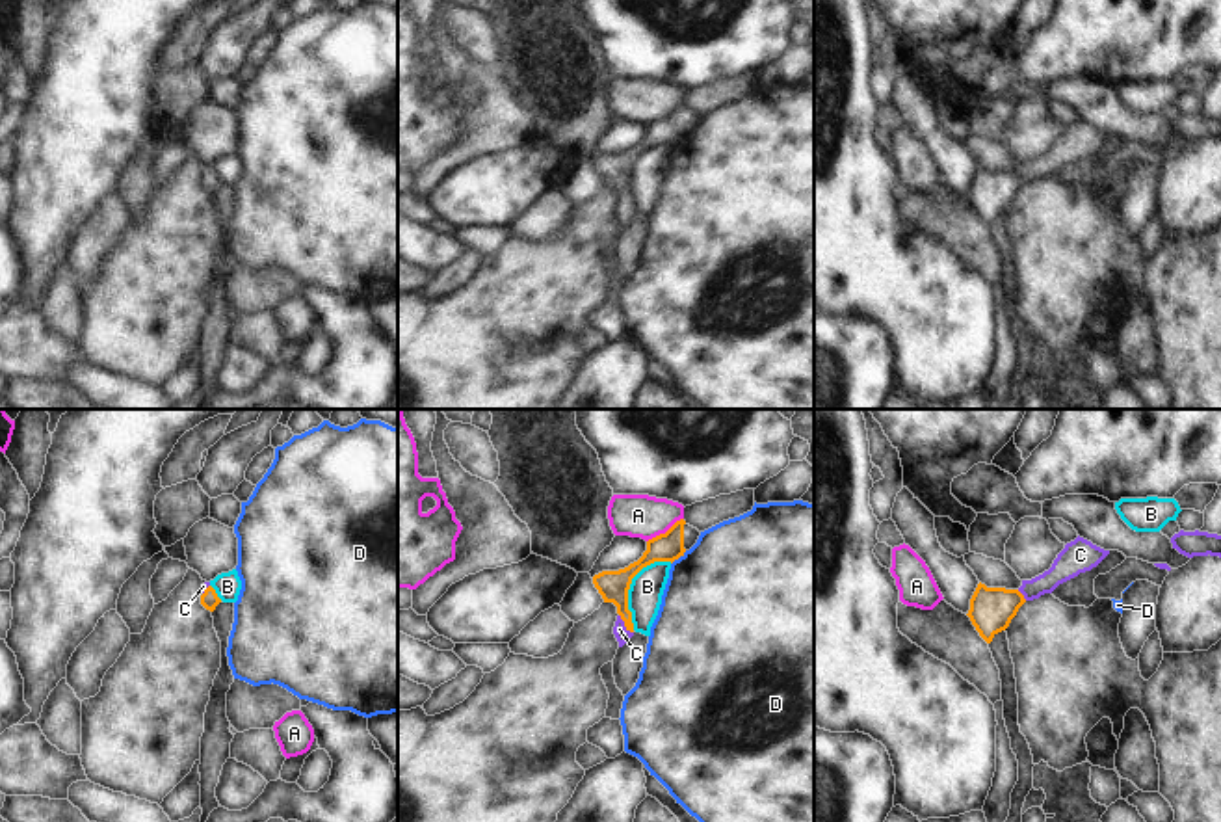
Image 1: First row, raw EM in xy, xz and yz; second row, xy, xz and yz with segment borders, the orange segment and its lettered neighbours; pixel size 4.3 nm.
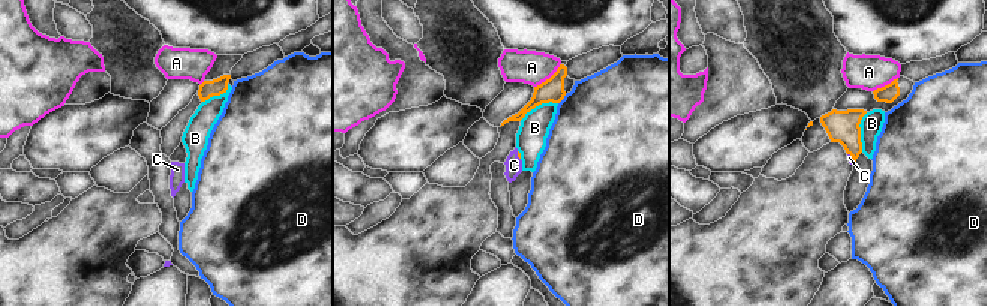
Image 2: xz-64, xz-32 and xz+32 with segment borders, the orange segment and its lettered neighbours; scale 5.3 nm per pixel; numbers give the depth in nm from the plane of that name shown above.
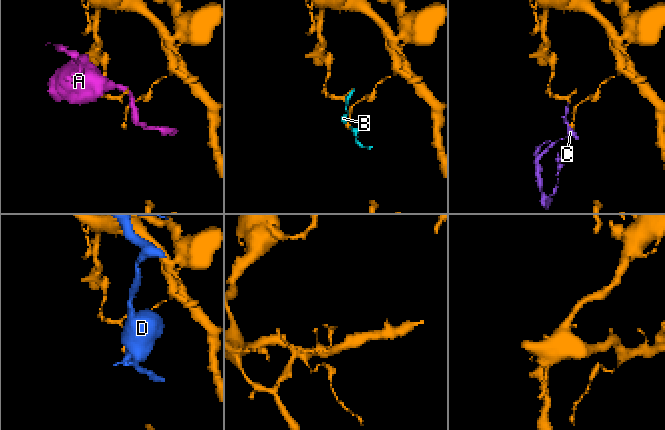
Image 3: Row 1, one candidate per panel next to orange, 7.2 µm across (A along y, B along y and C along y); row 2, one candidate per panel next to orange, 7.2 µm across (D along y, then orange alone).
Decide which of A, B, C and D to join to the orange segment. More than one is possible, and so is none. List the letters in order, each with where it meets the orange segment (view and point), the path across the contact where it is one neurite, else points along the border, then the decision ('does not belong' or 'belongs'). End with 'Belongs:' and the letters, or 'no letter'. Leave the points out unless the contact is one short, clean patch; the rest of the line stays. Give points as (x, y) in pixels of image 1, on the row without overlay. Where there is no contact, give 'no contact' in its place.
A: meets orange in xz at (666, 116); border along xz (682, 101), (647, 125); does not belong
B: meets orange in xz at (629, 170); border along xz (669, 144), (655, 144), (632, 162), (629, 173), (632, 212); does not belong
C: meets orange in xz at (625, 207); runs through xz (614, 170), (621, 185), (625, 207), (619, 212); belongs
D: meets orange in xz at (679, 140); does not belong
Belongs: C

